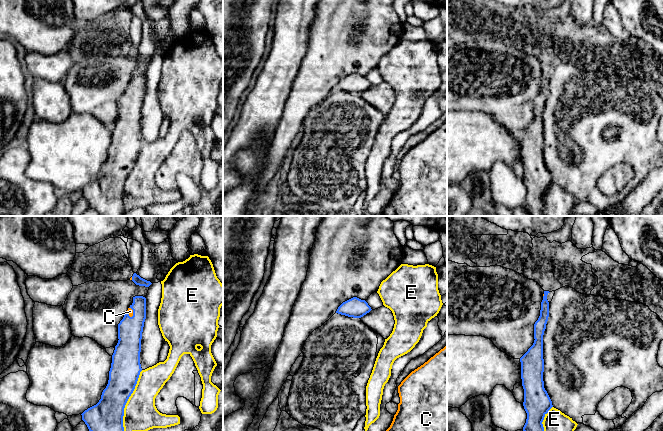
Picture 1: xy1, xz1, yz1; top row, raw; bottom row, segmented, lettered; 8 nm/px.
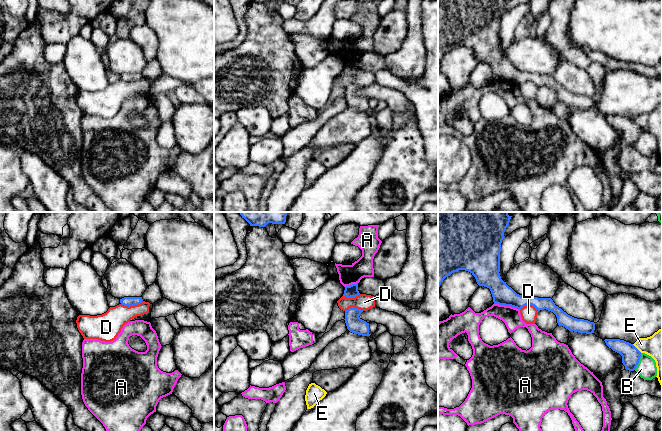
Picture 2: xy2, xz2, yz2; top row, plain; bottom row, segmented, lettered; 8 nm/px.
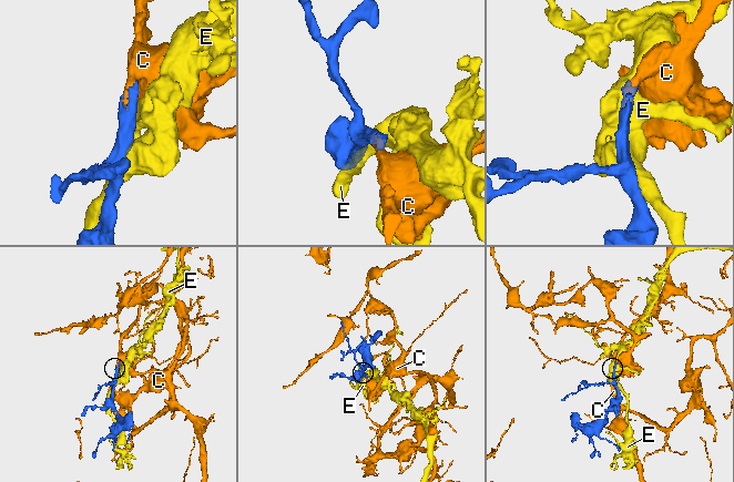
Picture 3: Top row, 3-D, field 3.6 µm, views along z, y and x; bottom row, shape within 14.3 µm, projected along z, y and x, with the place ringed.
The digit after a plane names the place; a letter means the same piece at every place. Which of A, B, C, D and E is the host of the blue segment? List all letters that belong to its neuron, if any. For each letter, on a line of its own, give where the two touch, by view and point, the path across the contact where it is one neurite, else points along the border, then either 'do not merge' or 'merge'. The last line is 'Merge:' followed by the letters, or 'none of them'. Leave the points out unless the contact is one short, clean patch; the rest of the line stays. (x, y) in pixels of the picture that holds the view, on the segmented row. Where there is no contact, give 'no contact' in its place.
A: contact yz2 (507, 305); do not merge
B: contact yz2 (638, 361); border yz2 (641, 353), (639, 362), (634, 369); do not merge
C: contact xy1 (133, 312); merge
D: contact xy2 (131, 305); border xy2 (142, 300), (137, 304), (129, 306), (121, 304); do not merge
E: contact xy1 (127, 400); do not merge
Merge: C

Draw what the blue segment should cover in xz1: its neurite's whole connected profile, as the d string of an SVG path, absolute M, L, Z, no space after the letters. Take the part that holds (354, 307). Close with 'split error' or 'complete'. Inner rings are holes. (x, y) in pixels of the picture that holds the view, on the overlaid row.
M353 297L343 302L336 313L353 318L361 318L371 311L371 307L365 300Z | complete

